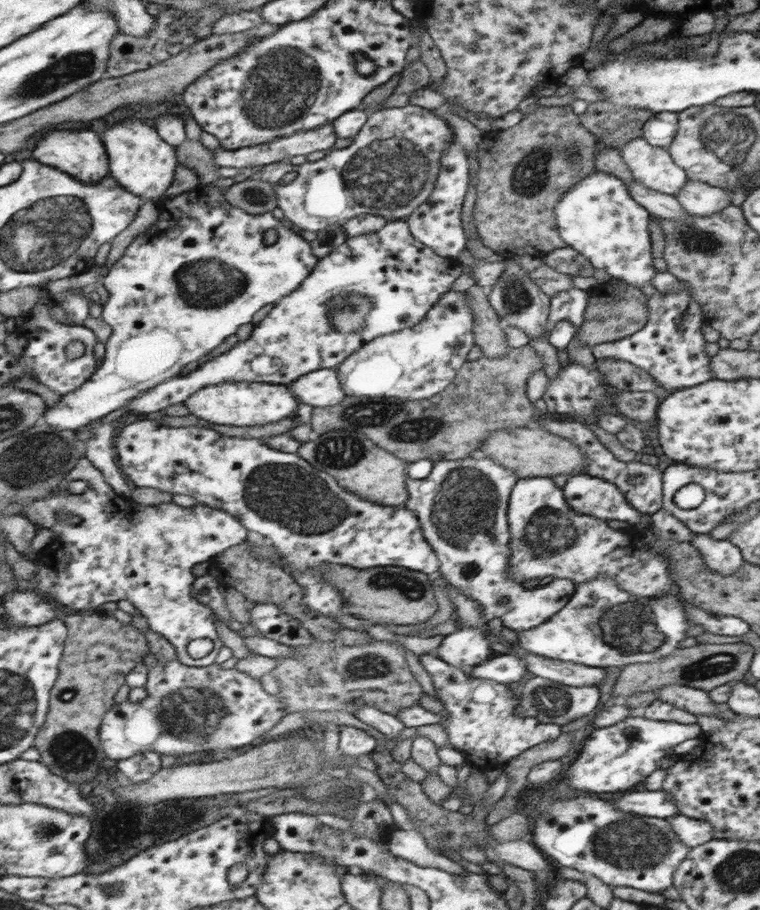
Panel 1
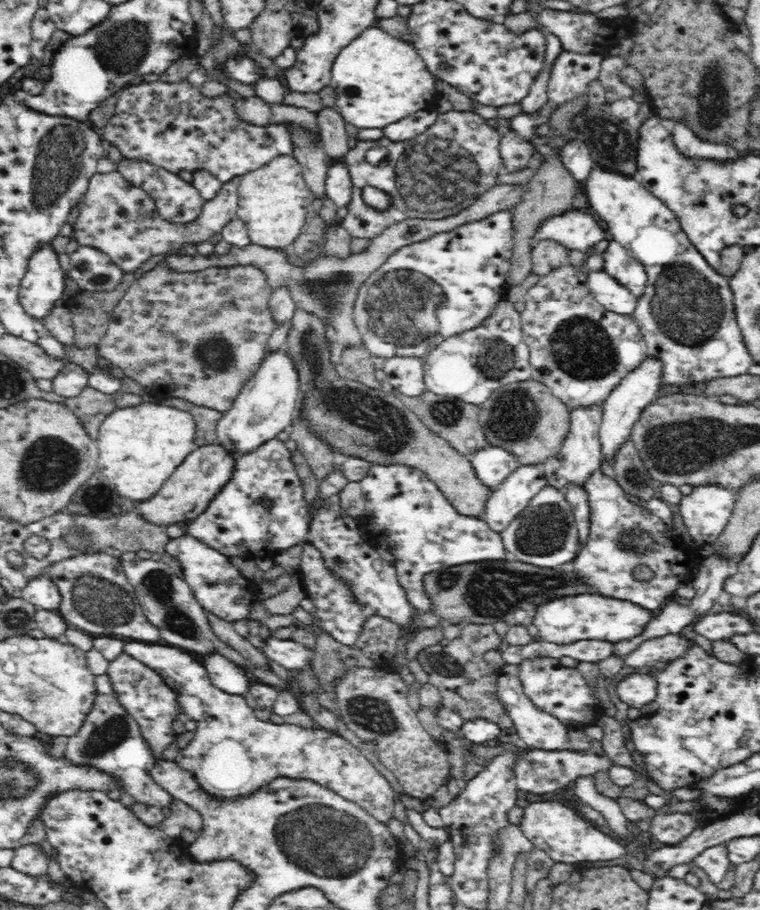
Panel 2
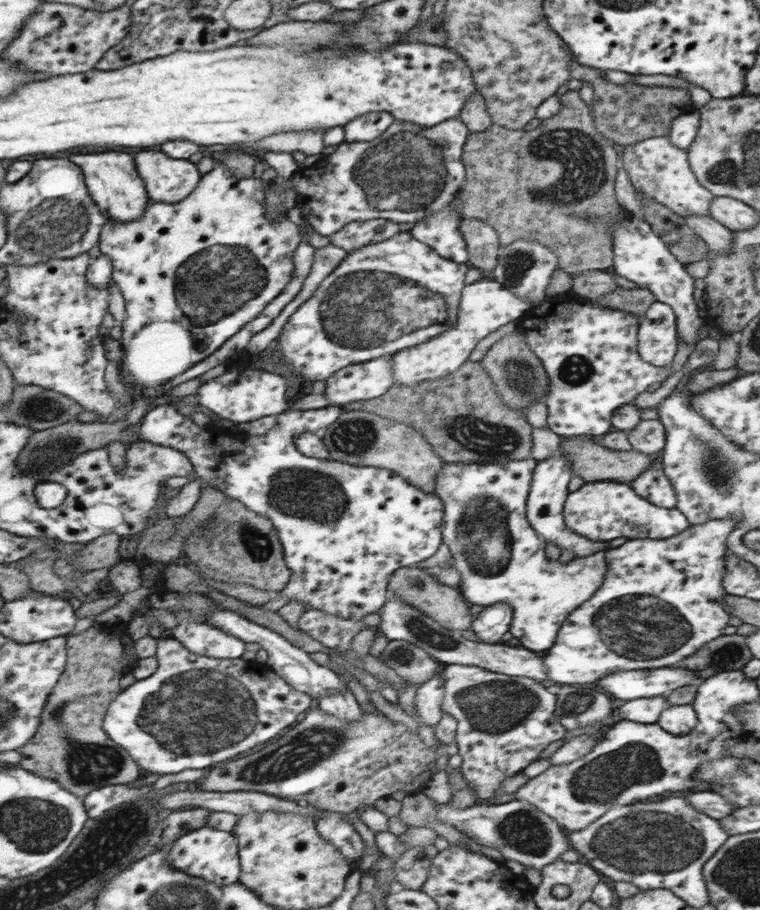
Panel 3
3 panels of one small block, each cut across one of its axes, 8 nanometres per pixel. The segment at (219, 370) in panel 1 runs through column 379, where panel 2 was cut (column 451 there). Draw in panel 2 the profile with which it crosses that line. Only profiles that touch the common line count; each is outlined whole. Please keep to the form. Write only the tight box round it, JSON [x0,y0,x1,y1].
[354,209,513,360]

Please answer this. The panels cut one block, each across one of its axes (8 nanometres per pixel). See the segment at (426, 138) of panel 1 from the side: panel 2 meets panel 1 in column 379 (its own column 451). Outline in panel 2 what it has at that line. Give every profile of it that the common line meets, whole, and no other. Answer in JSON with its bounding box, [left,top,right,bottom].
[340,110,502,238]

